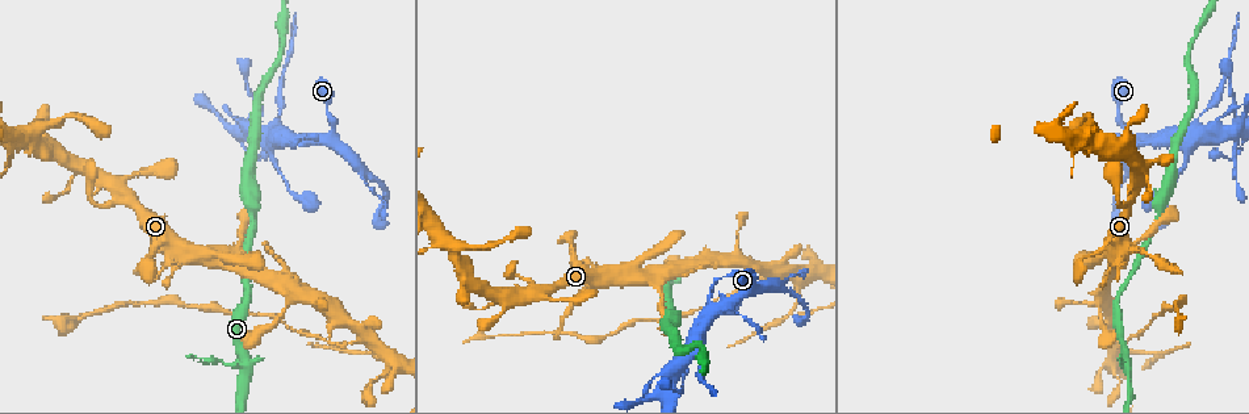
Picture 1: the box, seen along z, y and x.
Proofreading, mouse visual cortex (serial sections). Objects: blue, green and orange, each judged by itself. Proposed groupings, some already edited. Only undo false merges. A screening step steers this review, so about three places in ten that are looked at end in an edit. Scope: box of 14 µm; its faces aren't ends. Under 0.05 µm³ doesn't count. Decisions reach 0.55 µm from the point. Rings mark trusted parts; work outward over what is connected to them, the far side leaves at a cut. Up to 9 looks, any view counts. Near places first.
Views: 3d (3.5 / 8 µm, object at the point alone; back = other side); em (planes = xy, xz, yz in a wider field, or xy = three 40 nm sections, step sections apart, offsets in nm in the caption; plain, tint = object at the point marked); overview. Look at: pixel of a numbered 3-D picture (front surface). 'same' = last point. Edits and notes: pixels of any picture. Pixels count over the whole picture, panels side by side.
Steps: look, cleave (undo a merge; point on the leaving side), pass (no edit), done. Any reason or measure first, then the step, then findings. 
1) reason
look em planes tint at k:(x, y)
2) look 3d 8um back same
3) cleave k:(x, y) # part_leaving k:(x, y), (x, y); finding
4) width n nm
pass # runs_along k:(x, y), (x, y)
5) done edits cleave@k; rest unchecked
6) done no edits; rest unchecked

look 3d 3.5um at 1:(248, 364)

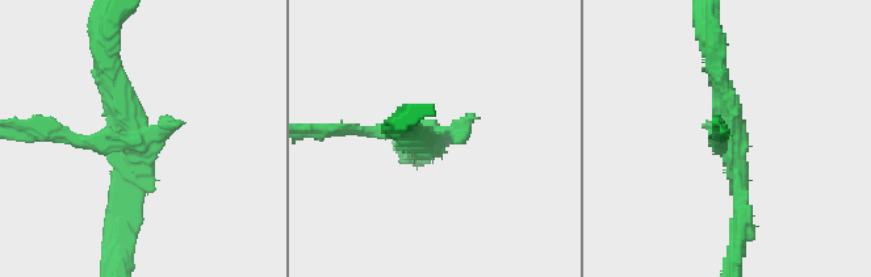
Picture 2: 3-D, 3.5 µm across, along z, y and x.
look em xy step 2 tint at 2:(431, 140)

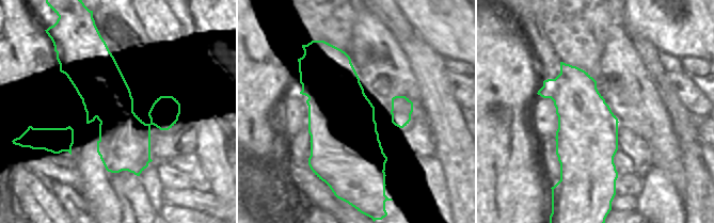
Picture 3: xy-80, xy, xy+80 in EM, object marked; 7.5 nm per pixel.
look em xy step 3 tint same

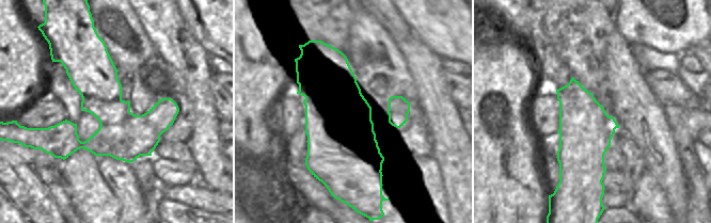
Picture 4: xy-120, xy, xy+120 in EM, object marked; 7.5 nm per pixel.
cleave 2:(65, 131) # two cells meet here

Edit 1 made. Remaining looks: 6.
redraw
look overview

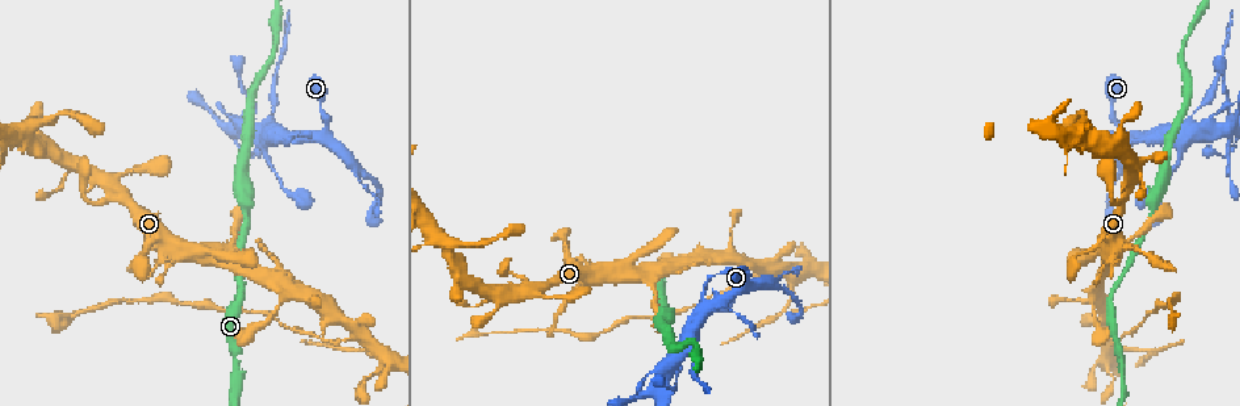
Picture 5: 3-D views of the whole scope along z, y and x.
a narrow waist
look 3d 3.5um at 5:(555, 297)

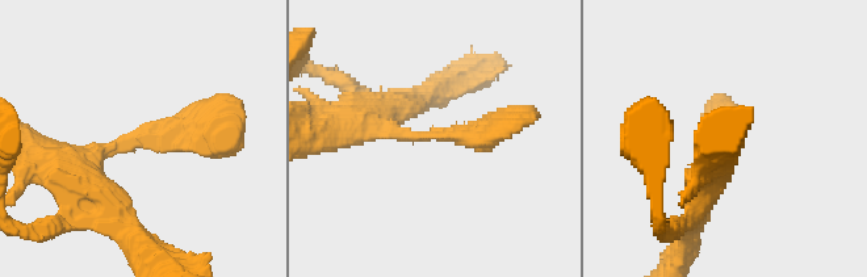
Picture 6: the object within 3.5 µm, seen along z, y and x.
arm_widths 300, 350 nm; shape alone is not enough
look em xy step 1 tint at 6:(140, 142)

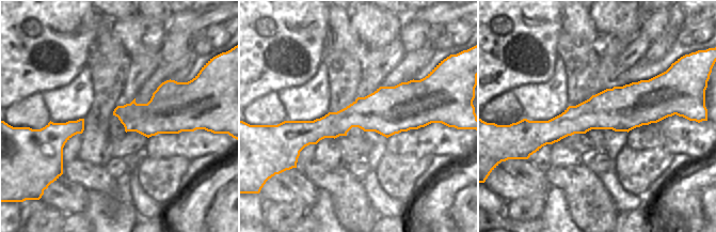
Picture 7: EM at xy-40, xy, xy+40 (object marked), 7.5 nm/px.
pass # runs_along 7:(429, 111), (288, 128); one cell here

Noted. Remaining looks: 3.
branch point
look em xy step 5 tint at 5:(28, 132)

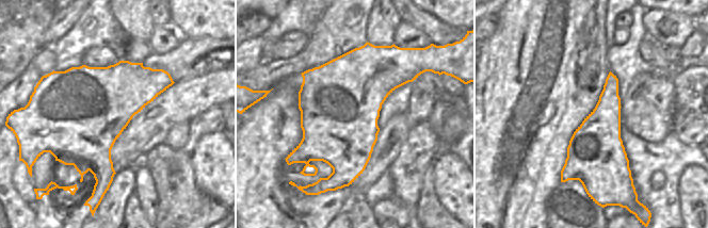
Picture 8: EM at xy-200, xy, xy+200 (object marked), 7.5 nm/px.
look 3d 3.5um same

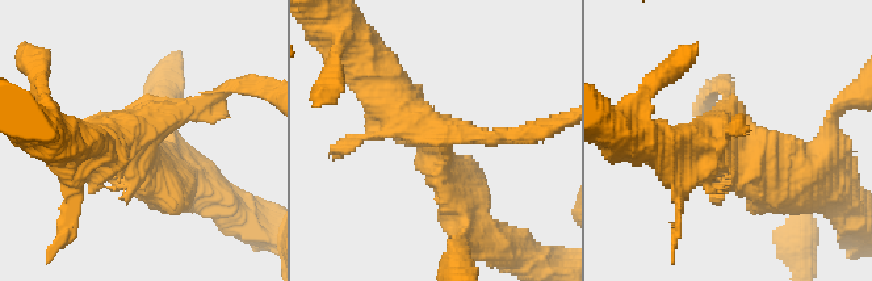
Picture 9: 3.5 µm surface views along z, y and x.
pass # runs_along 9:(466, 204), (437, 139), (373, 79); all the same cell

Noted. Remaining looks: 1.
done edits cleave@2; rest unchecked

